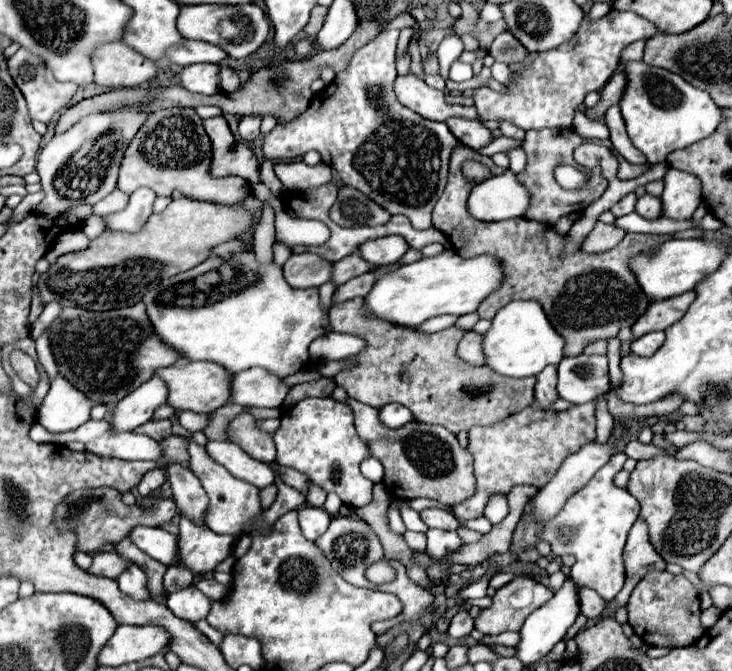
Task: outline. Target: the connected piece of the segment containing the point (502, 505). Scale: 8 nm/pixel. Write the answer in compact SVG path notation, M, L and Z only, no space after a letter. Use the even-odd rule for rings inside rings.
M491 494L489 496L489 502L487 502L487 506L485 506L485 512L483 512L483 516L495 526L495 524L499 524L505 516L509 514L509 504L507 504L507 496L505 494Z

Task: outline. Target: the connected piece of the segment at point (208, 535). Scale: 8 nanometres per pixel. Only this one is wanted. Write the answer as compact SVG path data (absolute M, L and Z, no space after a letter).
M181 516L179 536L177 536L177 566L191 570L195 576L213 572L219 562L223 562L233 550L235 538L221 536L213 530L197 528Z

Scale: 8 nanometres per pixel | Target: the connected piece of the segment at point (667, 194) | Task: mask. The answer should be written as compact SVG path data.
M669 168L663 182L665 190L661 196L661 214L671 220L691 220L693 212L701 204L701 182L677 168Z

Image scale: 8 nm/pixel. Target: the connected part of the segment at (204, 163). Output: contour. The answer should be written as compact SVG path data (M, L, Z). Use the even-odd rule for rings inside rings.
M193 108L157 110L149 116L149 122L141 126L137 138L133 138L125 150L117 188L131 194L137 188L147 186L157 196L171 196L177 190L187 198L217 204L237 204L241 198L251 194L251 184L239 176L213 178L209 174L211 160L211 140L203 128L203 120L195 114Z

